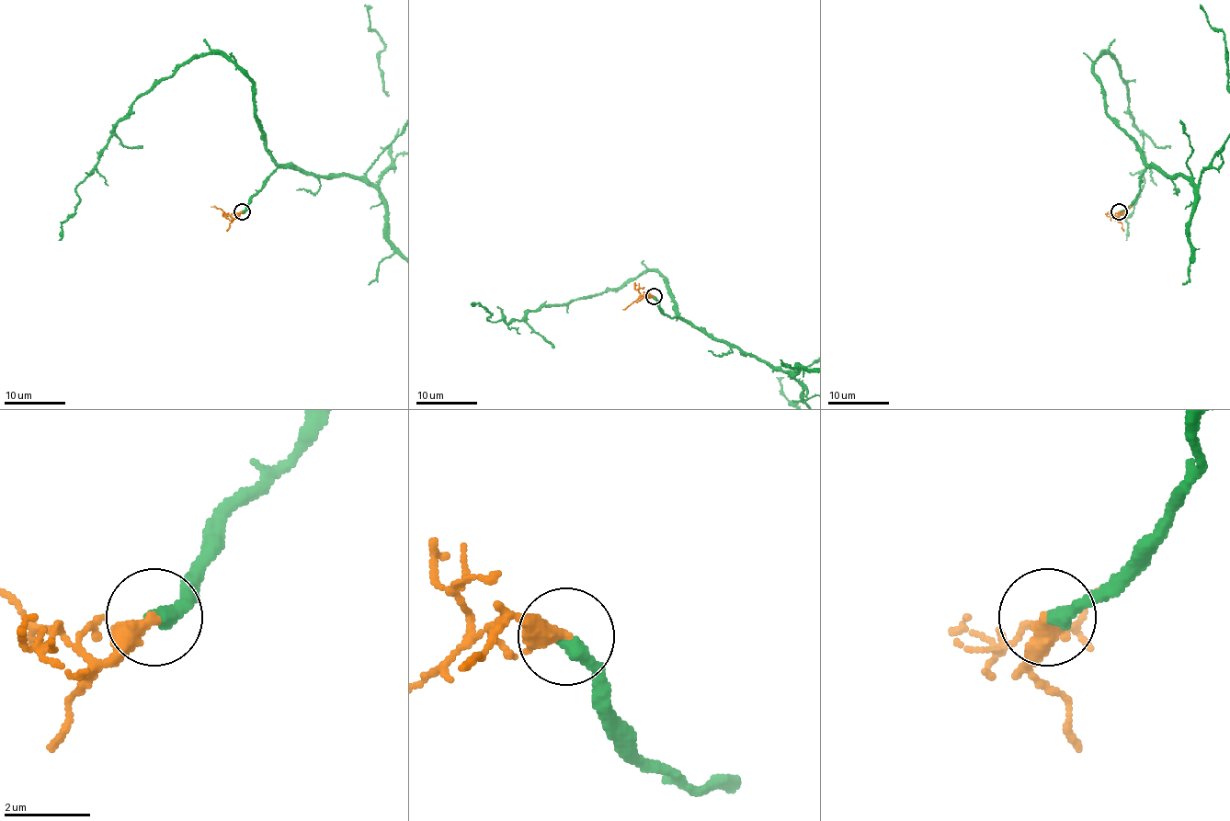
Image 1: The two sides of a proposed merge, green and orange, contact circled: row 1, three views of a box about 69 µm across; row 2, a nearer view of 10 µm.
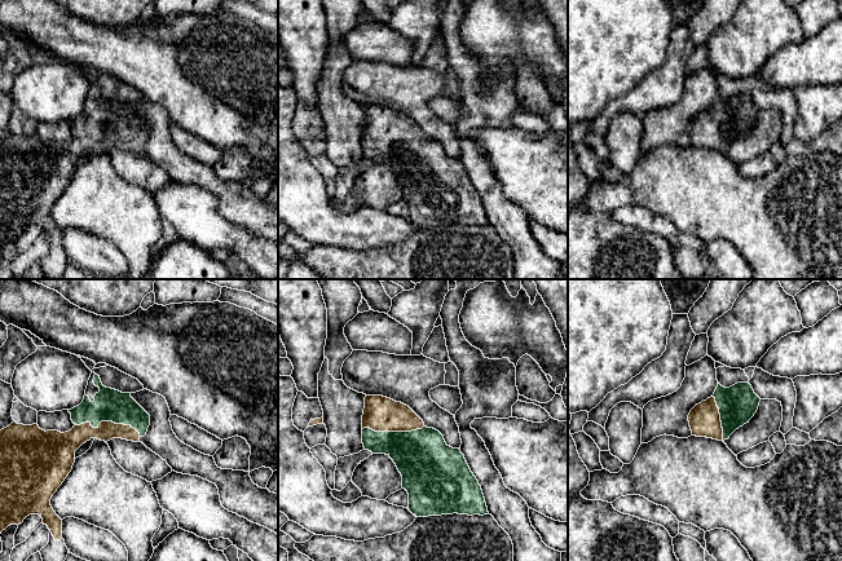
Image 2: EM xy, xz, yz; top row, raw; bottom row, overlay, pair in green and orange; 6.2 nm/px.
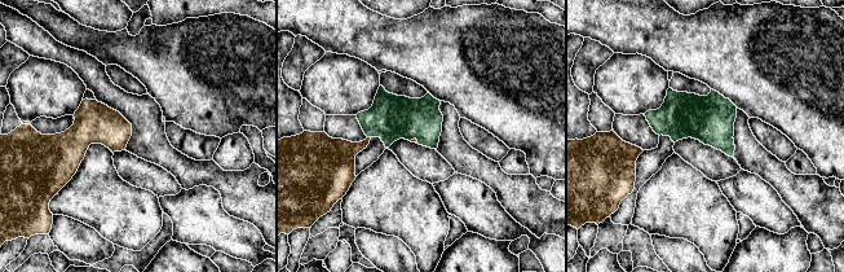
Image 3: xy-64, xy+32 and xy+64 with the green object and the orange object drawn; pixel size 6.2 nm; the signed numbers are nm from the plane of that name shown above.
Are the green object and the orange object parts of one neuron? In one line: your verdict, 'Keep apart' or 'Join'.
Join

